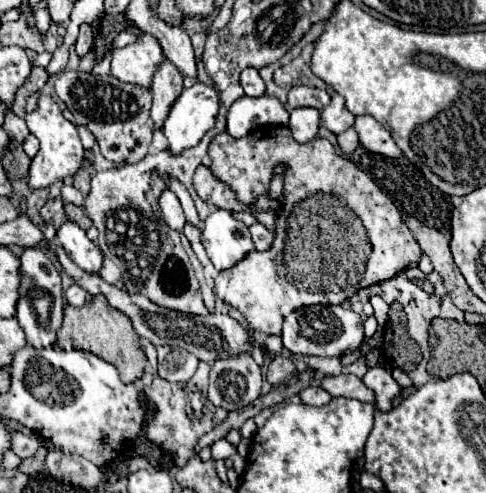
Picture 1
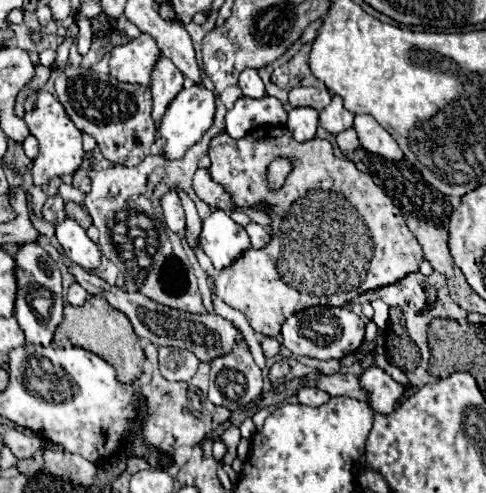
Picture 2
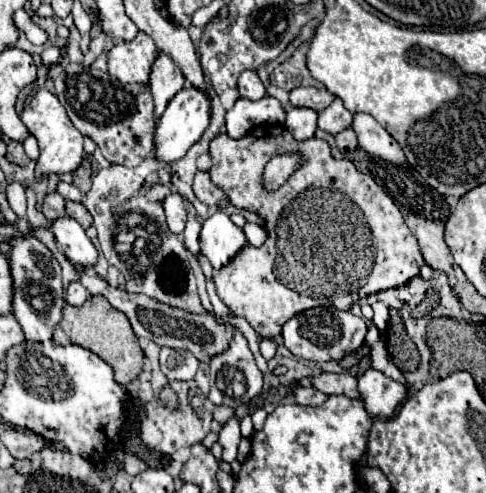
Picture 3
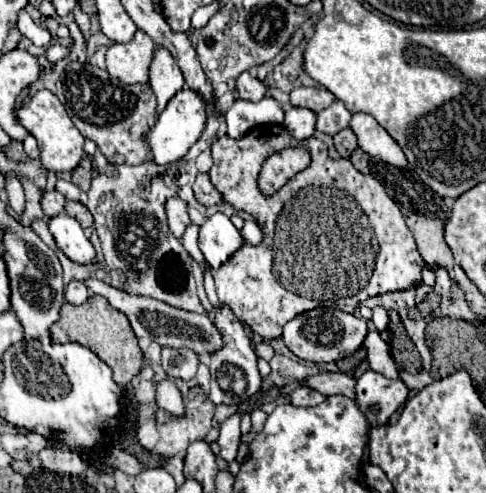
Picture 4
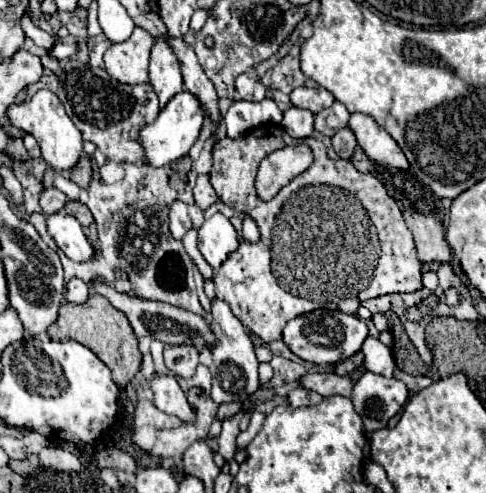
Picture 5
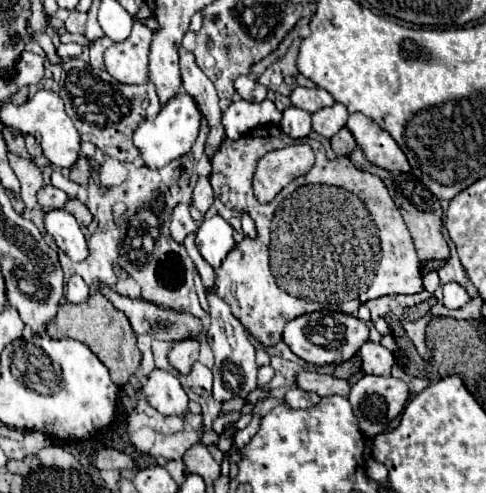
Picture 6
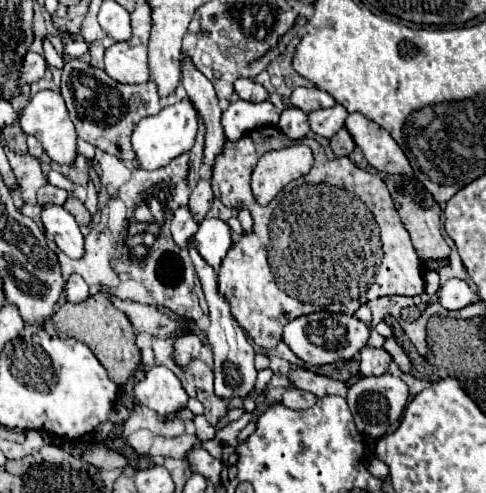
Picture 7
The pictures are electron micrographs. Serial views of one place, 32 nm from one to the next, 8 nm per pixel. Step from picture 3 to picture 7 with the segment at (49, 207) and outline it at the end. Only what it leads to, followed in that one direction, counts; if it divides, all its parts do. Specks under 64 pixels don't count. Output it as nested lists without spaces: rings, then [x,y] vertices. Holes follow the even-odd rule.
[[[46,184],[46,186],[42,186],[38,190],[38,204],[42,204],[42,206],[44,204],[58,204],[58,206],[62,206],[66,202],[66,198],[68,198],[68,192],[60,190],[60,188],[52,186],[52,184]]]

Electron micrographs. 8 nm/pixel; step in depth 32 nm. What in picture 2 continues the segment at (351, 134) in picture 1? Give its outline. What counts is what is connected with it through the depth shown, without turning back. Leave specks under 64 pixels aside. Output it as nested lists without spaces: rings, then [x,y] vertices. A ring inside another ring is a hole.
[[[348,128],[348,130],[340,132],[340,134],[336,136],[336,142],[338,142],[338,146],[340,146],[340,150],[342,150],[344,154],[350,154],[350,152],[354,152],[354,150],[360,146],[354,128]]]

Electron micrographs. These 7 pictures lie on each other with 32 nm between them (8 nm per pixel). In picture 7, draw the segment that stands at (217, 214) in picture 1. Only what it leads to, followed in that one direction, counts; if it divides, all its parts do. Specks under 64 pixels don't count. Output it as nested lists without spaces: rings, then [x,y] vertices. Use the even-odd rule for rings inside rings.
[[[204,218],[194,234],[194,246],[200,256],[214,268],[220,268],[222,258],[232,248],[232,230],[220,218]]]

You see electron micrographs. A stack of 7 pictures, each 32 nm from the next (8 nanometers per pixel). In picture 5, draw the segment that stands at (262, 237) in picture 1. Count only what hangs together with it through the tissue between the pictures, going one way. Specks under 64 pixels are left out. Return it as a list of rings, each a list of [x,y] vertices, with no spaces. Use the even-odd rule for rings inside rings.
[[[250,218],[244,220],[242,236],[244,236],[244,240],[248,240],[248,242],[258,242],[258,240],[260,240],[260,232],[258,232],[258,226],[256,226],[254,220],[250,220]]]

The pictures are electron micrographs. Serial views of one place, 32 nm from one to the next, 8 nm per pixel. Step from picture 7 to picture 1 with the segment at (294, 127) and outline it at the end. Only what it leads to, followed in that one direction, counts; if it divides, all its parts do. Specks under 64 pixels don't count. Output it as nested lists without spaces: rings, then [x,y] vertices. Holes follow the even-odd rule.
[[[296,108],[290,112],[288,128],[294,134],[296,142],[310,142],[316,138],[320,128],[320,110],[316,108]]]

